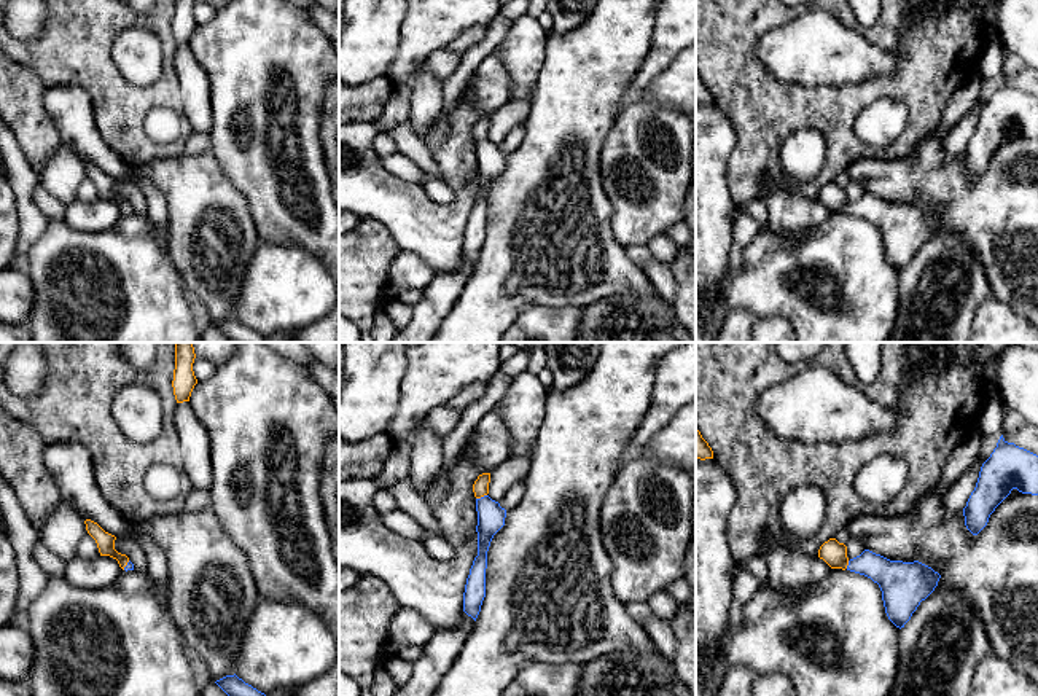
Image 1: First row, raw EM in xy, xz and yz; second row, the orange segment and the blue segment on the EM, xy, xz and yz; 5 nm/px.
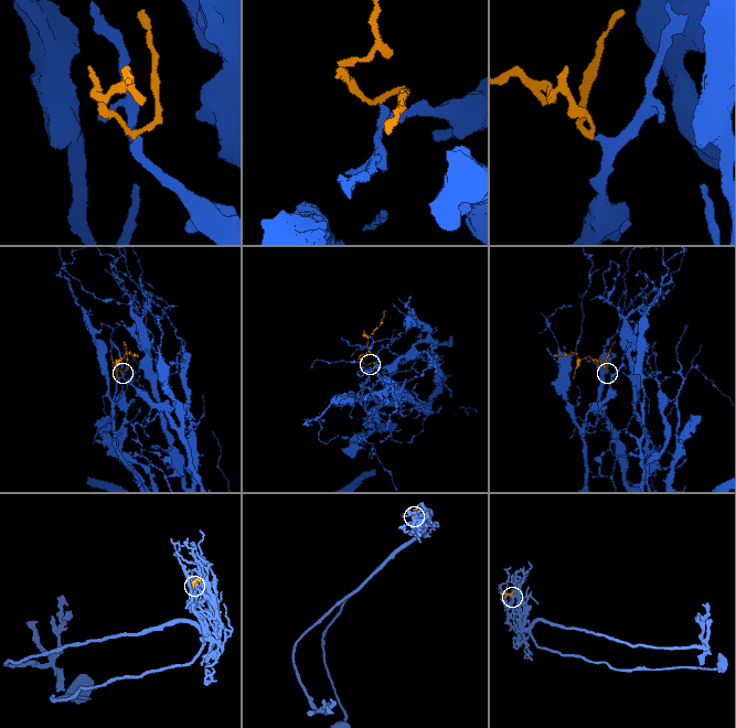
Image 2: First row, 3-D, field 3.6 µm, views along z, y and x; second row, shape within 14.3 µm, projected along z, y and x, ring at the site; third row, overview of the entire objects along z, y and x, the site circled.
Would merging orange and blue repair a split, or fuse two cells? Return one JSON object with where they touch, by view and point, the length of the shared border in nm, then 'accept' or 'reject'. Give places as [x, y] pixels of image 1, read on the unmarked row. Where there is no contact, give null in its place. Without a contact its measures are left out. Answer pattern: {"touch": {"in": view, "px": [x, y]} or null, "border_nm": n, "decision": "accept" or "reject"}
{"touch": {"in": "xz", "px": [481, 139]}, "border_nm": 60, "decision": "accept"}

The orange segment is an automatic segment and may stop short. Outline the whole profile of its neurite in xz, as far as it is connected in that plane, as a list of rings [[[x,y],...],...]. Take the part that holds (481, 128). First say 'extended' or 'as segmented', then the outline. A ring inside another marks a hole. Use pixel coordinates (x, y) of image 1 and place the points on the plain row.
extended | [[[482,116],[473,127],[478,154],[478,199],[473,204],[463,236],[463,255],[474,264],[486,240],[487,194],[494,178],[505,169],[506,153],[489,137],[490,116]]]

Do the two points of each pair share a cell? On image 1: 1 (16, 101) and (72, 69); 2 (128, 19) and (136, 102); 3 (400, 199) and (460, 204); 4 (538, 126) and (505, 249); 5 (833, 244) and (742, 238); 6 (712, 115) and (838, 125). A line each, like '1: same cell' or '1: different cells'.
1: different cells
2: same cell
3: same cell
4: same cell
5: different cells
6: different cells

